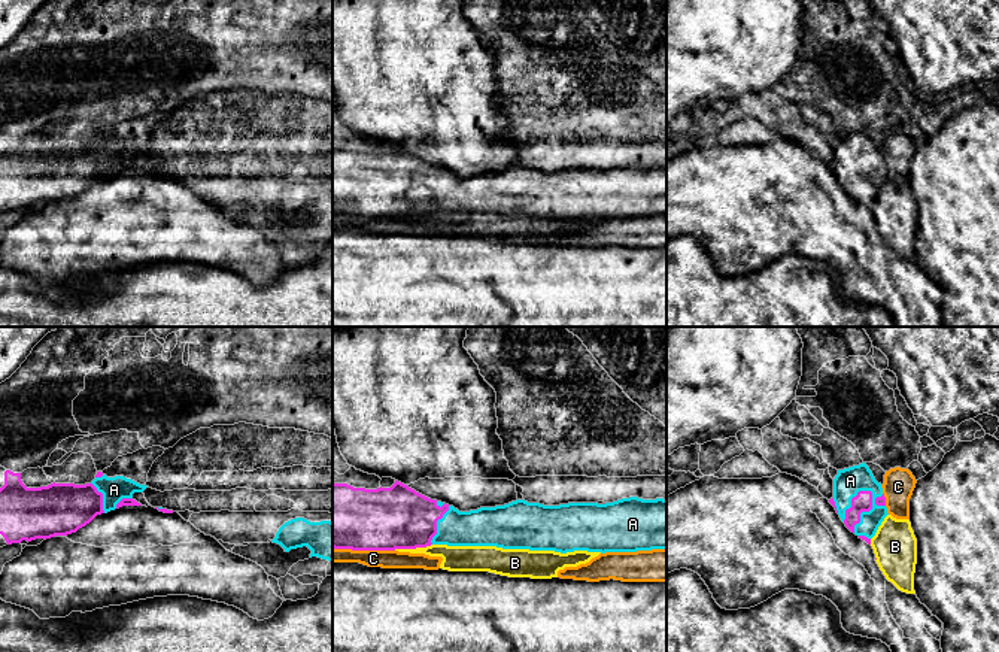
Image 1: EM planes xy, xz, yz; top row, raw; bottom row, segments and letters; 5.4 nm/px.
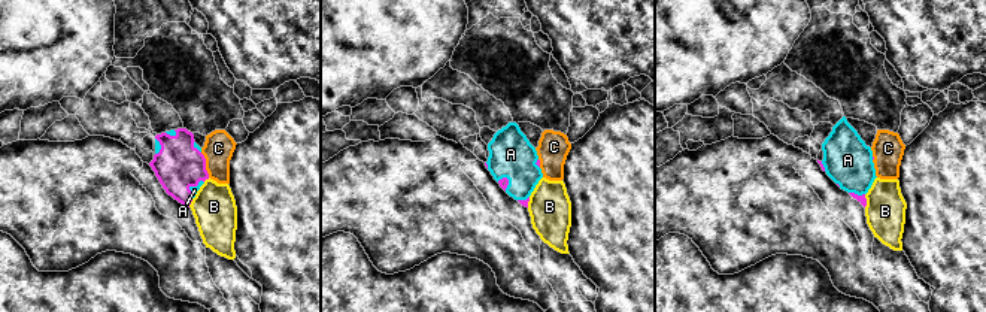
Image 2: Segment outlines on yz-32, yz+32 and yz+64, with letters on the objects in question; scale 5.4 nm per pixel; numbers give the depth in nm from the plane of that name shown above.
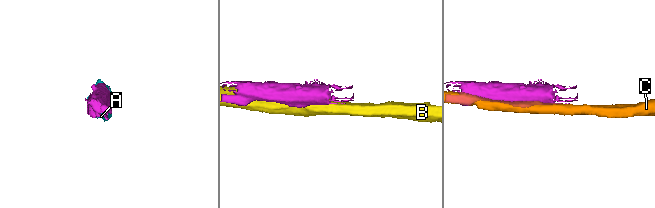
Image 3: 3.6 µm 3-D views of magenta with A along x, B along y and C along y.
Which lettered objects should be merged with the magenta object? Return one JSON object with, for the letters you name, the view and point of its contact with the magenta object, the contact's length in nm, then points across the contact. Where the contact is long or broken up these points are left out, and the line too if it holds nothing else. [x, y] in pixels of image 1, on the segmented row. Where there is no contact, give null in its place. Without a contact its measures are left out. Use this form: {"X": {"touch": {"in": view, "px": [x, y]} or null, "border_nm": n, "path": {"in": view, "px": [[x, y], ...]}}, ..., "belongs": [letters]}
{"A": {"touch": {"in": "yz", "px": [865, 511]}, "border_nm": 260}, "belongs": ["A"]}

